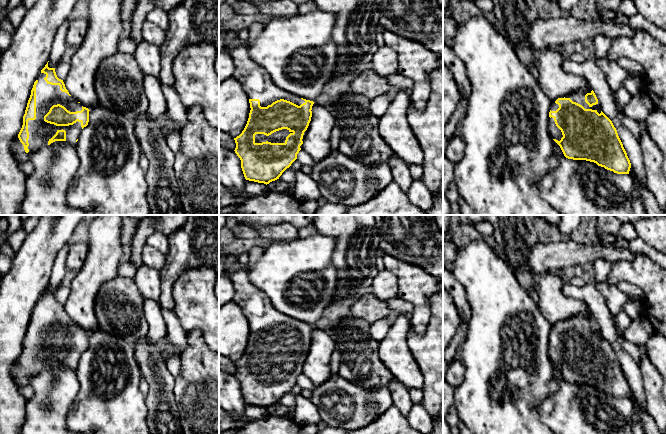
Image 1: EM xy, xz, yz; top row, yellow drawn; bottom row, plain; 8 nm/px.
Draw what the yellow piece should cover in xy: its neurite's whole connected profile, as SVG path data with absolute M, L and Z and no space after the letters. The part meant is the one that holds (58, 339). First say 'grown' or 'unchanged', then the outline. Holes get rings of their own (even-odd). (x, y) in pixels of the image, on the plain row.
grown; M47 286L34 306L22 352L12 367L14 381L18 386L29 384L32 376L55 365L76 369L81 354L88 349L89 335L69 318L63 304L57 301L55 292L49 292Z

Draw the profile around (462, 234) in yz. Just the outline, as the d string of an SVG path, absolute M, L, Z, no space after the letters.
M450 215L448 231L451 233L452 240L457 249L466 247L472 241L483 240L487 242L499 257L506 262L508 267L513 270L513 264L506 258L502 248L493 236L480 234L472 224L461 224L458 215Z

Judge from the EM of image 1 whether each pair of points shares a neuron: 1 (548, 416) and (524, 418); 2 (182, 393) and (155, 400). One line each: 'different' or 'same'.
1: different
2: different

